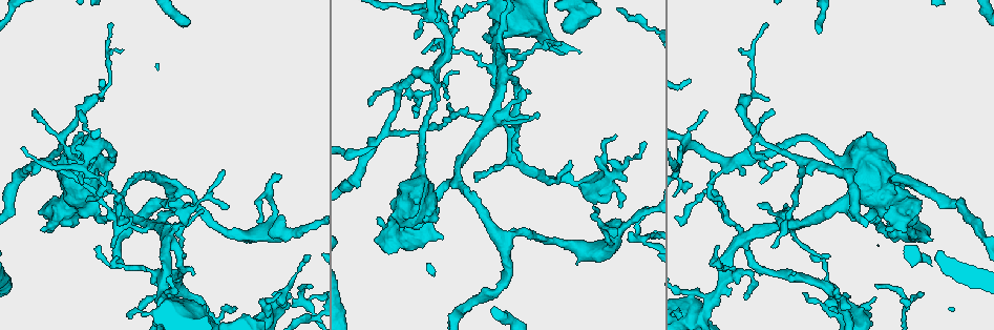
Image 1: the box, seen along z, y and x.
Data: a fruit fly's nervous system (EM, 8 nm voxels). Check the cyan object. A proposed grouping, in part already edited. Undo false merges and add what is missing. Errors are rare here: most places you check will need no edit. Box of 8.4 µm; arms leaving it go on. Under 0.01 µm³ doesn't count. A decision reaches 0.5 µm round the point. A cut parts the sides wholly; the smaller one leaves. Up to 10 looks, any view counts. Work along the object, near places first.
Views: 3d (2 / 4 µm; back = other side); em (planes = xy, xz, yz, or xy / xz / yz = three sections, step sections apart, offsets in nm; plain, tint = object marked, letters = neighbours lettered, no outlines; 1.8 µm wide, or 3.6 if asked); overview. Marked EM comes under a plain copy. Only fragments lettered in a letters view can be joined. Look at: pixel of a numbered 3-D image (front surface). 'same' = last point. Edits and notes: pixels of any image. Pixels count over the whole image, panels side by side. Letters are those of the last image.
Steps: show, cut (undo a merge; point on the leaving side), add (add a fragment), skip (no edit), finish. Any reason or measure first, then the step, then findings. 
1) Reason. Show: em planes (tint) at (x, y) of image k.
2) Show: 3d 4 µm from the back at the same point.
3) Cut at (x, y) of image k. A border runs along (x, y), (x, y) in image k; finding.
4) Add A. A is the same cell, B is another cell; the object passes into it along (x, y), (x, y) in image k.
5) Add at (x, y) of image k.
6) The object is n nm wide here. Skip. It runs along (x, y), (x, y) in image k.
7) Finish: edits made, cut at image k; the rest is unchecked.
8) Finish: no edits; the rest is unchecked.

Branch point. Show: em planes (letters) at (756, 137) of image 1.

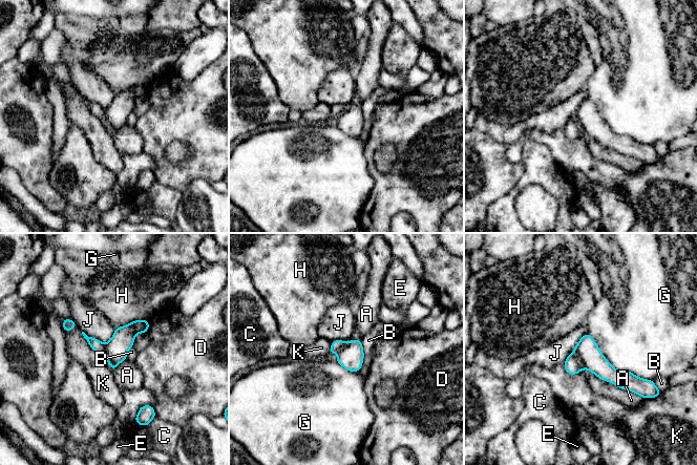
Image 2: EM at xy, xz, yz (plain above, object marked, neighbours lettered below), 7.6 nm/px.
Skip. A, B, C, D, E, G, H, J and K are other cells; it runs along (567, 363), (597, 363), (635, 383) in image 2; continuous, no second neuron.

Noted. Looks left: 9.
Abrupt turn. Show: 3d 4 µm at (91, 206) of image 1.

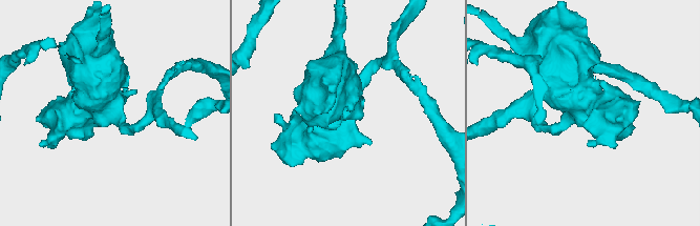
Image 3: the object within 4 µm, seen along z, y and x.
Now the EM. Show: em 3.6 µm xy step 4 (letters) at (579, 110) of image 3.

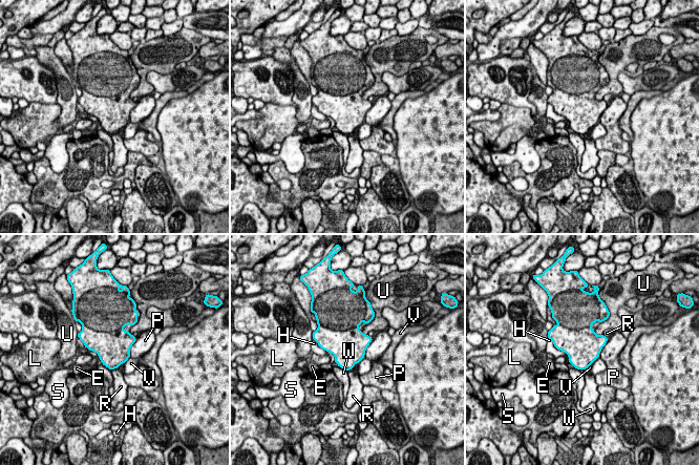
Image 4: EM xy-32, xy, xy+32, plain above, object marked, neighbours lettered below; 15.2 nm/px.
Skip. E, H, L, P, R, S, U, V and W are other cells; one neuron here.

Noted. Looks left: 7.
Arms part here. Show: 3d 2 µm at (487, 122) of image 1.

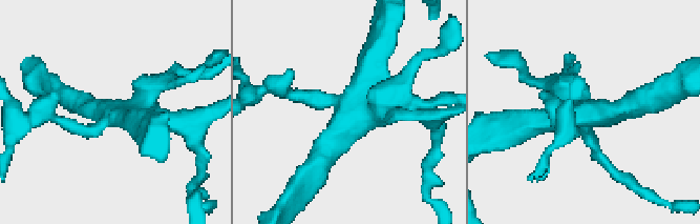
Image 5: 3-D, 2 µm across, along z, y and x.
Show: em xy step 8 (tint) at (582, 109) of image 5.

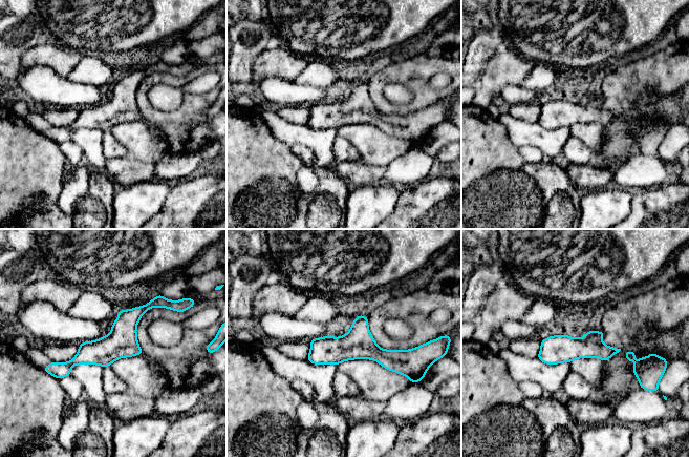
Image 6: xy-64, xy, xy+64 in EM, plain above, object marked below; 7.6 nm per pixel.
What lies round it. Show: em xy step 8 (letters) at the same point.

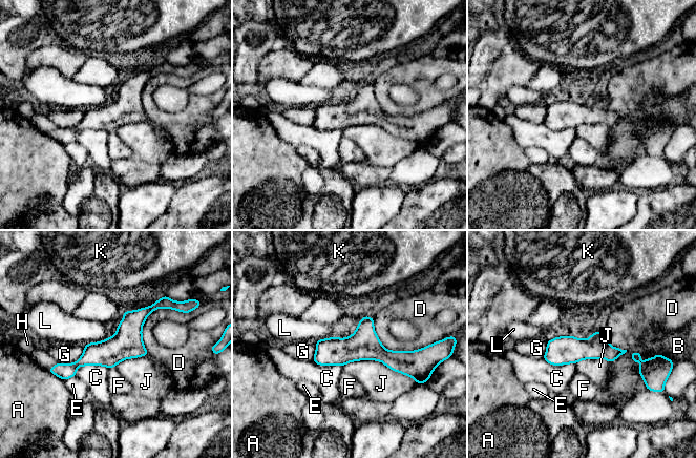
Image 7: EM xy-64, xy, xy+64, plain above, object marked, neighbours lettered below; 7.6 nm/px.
The object is 200 nm wide here; the longest contact is with J, 550 nm. Skip. A, B, C, D, E, F, G, H, J, K and L are other cells; one neuron here.

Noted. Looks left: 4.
Thin end. Show: 3d 2 µm at (691, 185) of image 1.

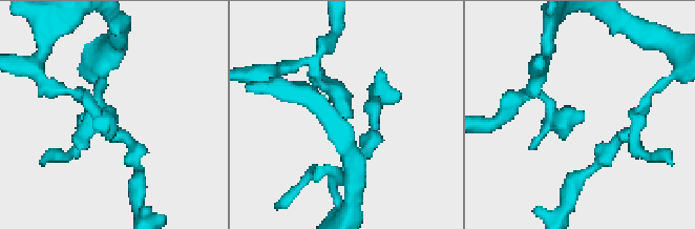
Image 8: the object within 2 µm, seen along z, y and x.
Need the tissue. Show: em yz step 16 (tint) at (109, 115) of image 8.

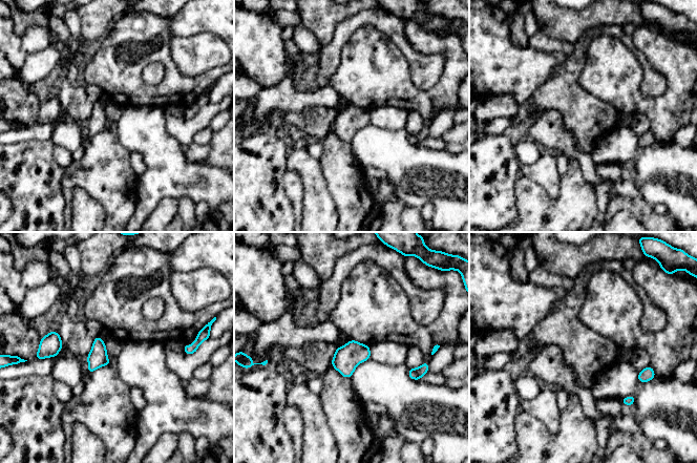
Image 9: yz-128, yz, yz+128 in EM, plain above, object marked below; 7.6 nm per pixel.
Show: em planes (letters) at the same point.

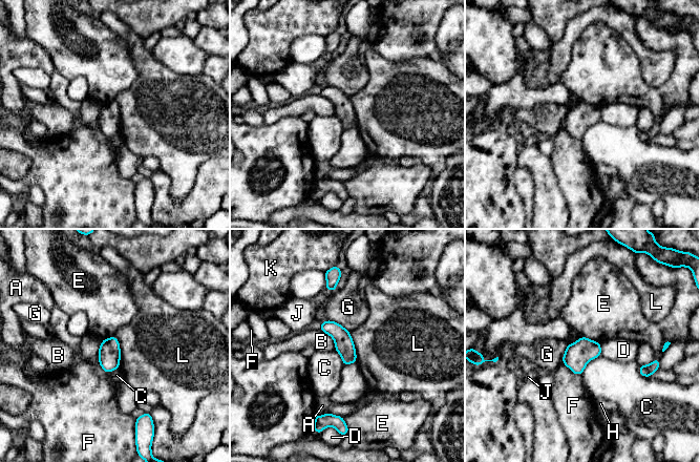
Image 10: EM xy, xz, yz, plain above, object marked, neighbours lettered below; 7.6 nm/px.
The object is 140 nm wide here. Skip. A, B, C, D, E, F, G, H, J, K and L are other cells; a border runs along (113, 336), (119, 343), (120, 365) in image 10; none of them fits.

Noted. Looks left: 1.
Finish: no edits; the rest is unchecked.

